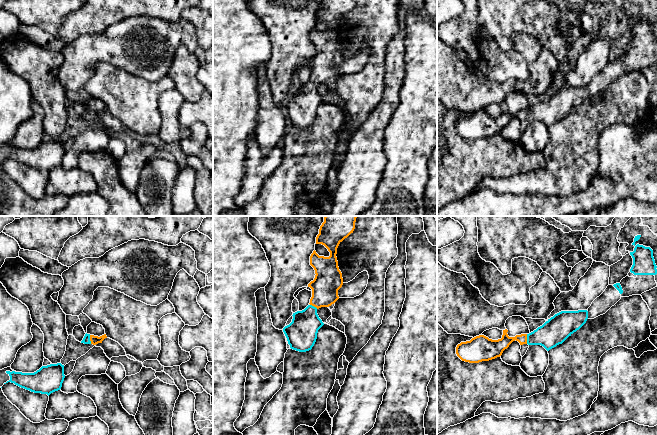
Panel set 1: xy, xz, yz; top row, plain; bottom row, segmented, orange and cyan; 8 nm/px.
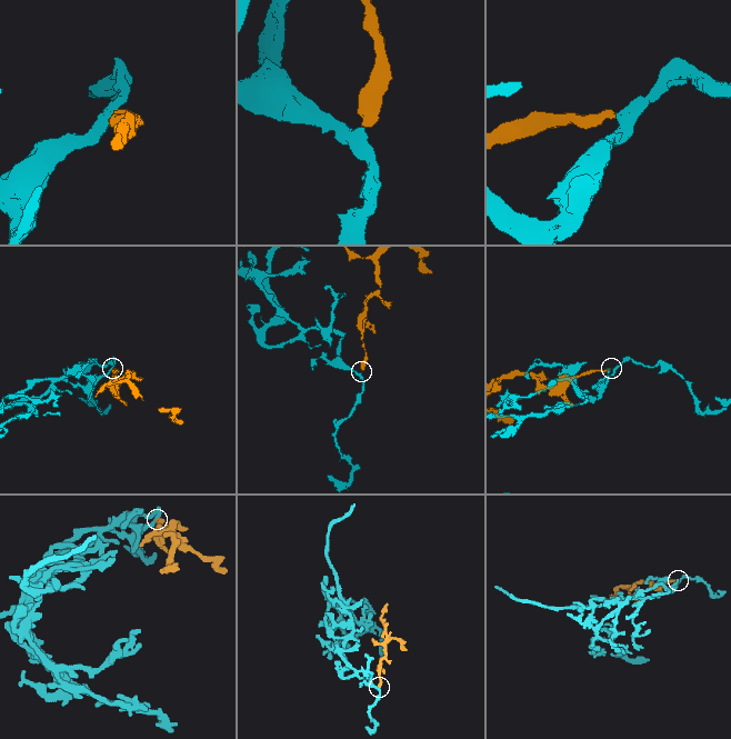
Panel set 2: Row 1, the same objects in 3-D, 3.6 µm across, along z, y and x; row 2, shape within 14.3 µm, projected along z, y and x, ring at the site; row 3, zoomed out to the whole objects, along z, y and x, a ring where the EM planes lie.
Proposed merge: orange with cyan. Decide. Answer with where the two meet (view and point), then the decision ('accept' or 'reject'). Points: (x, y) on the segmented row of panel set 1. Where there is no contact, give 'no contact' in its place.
yz (526, 339) | accept

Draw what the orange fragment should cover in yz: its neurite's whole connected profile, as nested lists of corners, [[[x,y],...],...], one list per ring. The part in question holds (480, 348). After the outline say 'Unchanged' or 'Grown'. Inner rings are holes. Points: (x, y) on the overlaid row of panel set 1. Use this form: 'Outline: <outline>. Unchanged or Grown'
Outline: [[[587,310],[561,311],[548,319],[542,326],[538,327],[536,330],[529,334],[521,334],[516,335],[515,337],[509,337],[507,334],[508,330],[505,329],[503,330],[502,338],[498,340],[492,340],[484,335],[479,335],[472,338],[470,341],[461,342],[456,347],[456,354],[462,361],[469,363],[489,361],[500,357],[503,351],[507,349],[509,345],[515,340],[518,341],[520,345],[541,345],[547,351],[549,351],[557,345],[562,344],[569,336],[579,330],[586,323],[587,319]]]. Grown

